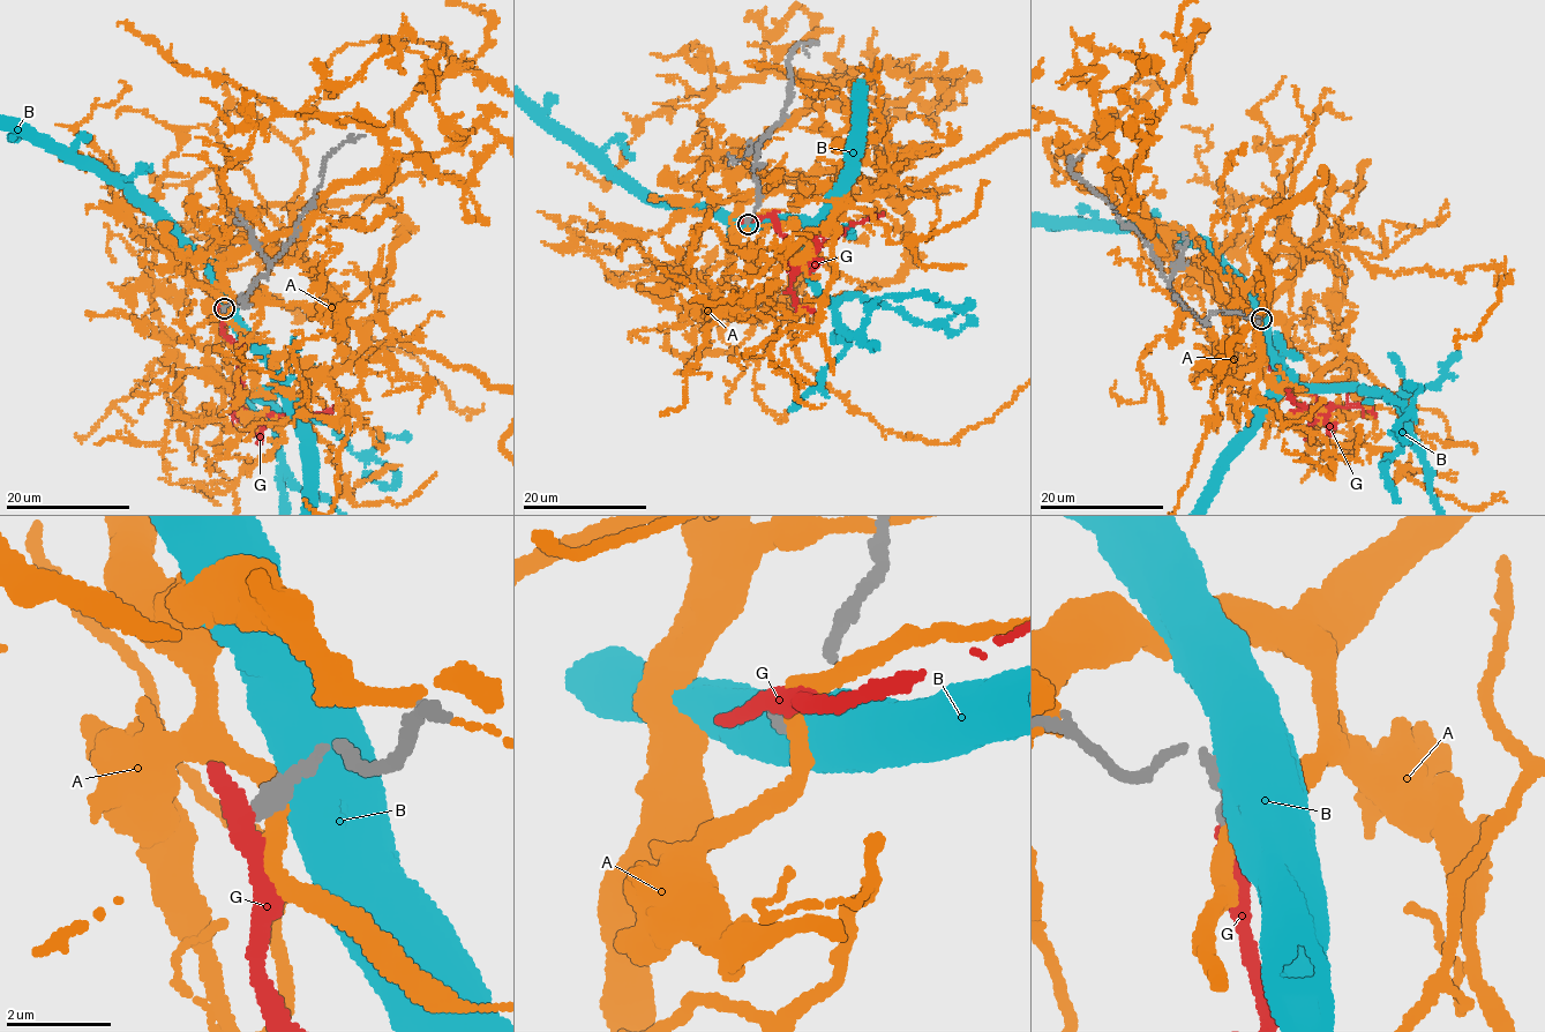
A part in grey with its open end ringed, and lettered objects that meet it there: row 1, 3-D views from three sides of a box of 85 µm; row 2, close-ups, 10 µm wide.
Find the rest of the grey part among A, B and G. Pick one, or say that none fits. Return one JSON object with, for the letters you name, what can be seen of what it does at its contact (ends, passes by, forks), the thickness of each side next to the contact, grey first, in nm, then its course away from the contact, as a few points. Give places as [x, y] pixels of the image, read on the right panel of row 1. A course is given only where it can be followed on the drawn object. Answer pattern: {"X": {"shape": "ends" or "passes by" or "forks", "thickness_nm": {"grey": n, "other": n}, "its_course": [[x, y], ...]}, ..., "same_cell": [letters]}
{"same_cell": []}

